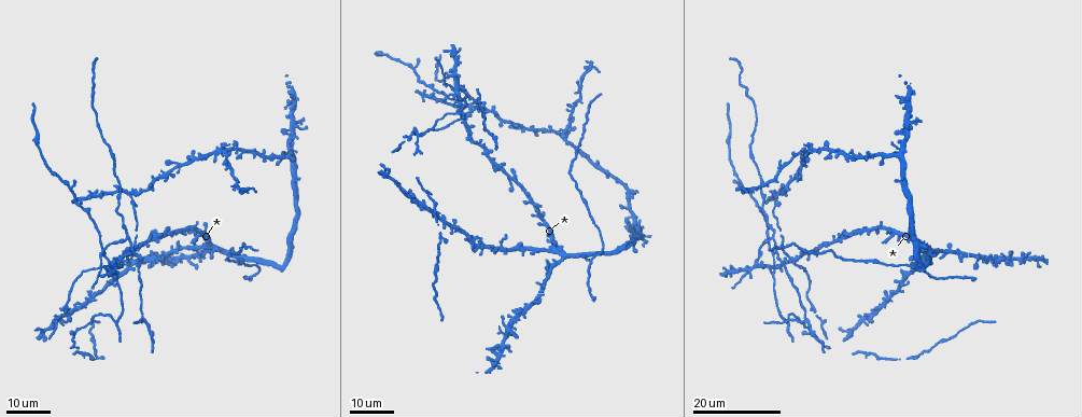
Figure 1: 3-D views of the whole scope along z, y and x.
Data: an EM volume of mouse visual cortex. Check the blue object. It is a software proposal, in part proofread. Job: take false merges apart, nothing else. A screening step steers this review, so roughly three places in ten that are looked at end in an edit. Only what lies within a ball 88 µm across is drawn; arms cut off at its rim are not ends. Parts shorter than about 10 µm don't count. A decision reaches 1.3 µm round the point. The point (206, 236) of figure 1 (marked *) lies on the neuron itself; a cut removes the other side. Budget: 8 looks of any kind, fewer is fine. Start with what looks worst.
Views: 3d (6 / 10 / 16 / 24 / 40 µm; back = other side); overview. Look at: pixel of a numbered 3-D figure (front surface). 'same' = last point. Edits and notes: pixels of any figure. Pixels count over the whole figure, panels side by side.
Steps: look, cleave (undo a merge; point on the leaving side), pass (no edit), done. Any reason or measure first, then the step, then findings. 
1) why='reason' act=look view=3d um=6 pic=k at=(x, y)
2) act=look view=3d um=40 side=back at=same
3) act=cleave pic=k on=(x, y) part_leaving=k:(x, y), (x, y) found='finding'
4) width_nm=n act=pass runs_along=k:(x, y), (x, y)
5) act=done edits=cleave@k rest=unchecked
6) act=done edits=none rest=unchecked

act=look view=3d um=16 pic=1 at=(459, 117)

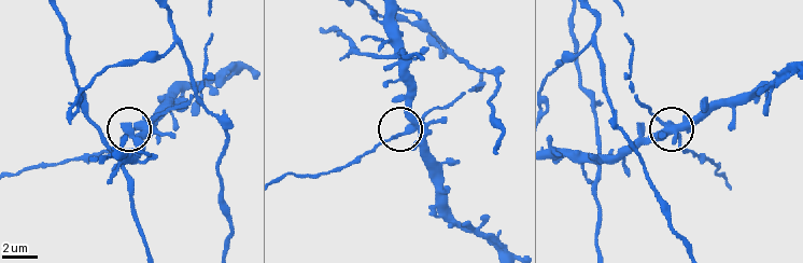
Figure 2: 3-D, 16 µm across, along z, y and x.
act=look view=3d um=6 pic=2 at=(135, 126)

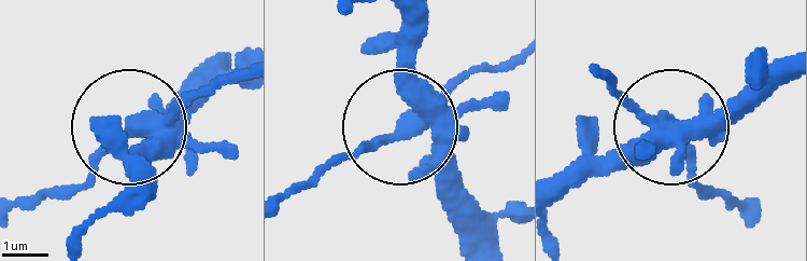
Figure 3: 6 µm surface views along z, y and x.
width_nm=350 act=pass found='all the same neuron'

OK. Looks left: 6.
why='three arms meet' act=look view=3d um=16 pic=1 at=(774, 238)

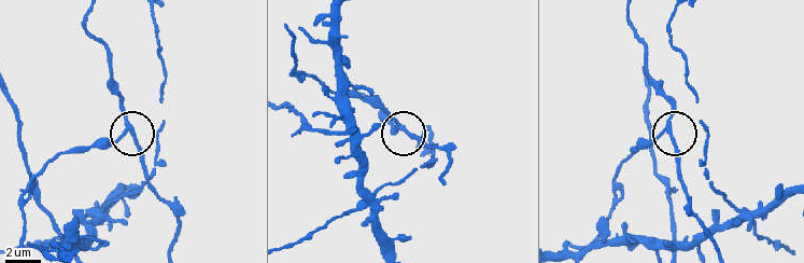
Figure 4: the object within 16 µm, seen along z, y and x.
act=look view=3d um=6 pic=4 at=(130, 129)

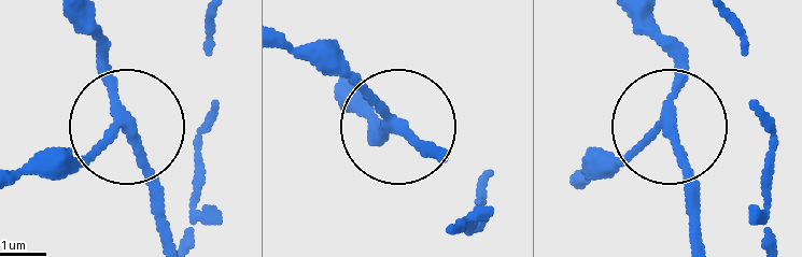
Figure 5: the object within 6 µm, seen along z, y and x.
arms=3 act=pass runs_along=5:(286, 48), (345, 71), (437, 153) found='continuous, no second neuron'

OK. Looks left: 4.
why='looks like a crossing' act=look view=3d um=24 pic=1 at=(452, 74)

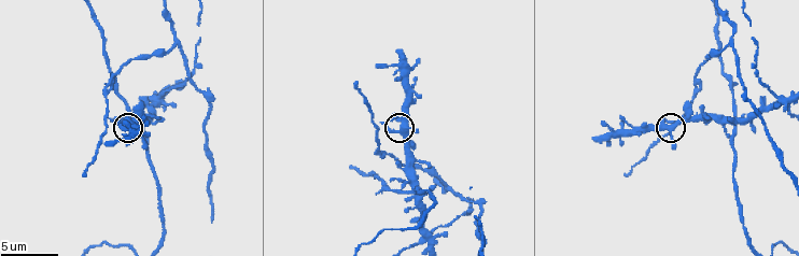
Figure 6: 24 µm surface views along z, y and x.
why='closer look' act=look view=3d um=10 pic=6 at=(399, 131)

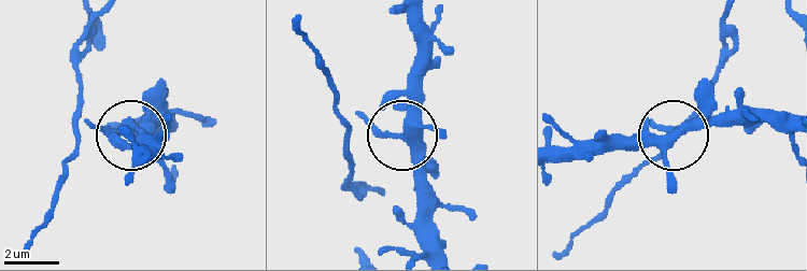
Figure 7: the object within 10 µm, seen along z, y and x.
act=pass runs_along=7:(440, 253), (434, 190), (404, 136), (412, 61) found='one neuron here'

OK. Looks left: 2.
why='four or more arms meet' act=look view=3d um=6 pic=6 at=(410, 191)

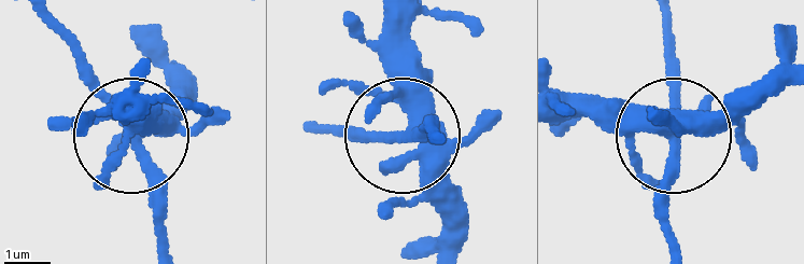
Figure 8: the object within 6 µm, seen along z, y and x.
act=pass found='one neuron here'

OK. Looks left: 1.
act=done edits=none rest=unchecked

